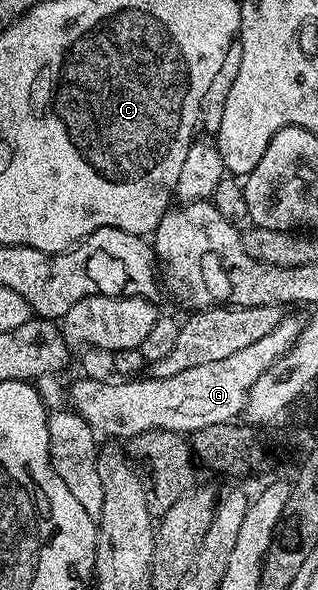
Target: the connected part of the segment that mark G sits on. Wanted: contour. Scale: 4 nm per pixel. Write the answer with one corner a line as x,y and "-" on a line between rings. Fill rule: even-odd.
284,319
269,335
257,339
253,347
233,351
233,355
217,363
189,367
189,371
169,375
169,379
143,375
138,379
98,382
83,375
71,385
69,405
96,434
103,436
104,433
107,439
130,439
154,429
190,435
201,427
213,427
213,423
234,422
243,412
253,383
291,350
296,336
297,329
290,325
290,320

